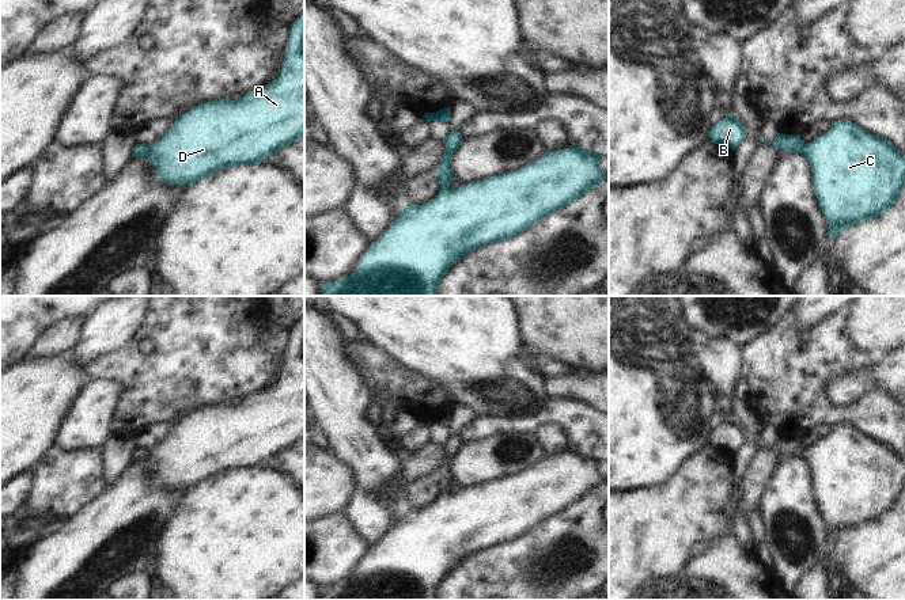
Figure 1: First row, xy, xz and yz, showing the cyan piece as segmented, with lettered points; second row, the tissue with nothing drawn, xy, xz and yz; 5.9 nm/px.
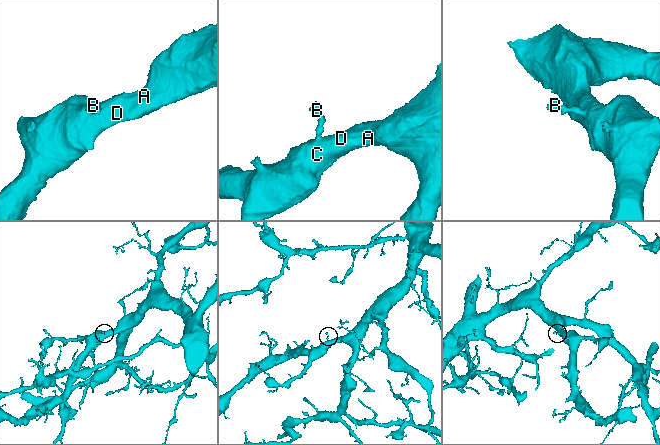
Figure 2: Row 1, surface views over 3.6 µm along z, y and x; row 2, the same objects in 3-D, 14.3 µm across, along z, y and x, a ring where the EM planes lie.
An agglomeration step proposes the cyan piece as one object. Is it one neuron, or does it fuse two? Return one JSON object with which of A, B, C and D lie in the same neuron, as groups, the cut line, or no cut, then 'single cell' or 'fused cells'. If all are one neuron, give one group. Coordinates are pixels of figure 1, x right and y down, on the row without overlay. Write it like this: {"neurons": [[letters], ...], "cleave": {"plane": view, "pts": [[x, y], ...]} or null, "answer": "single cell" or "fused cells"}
{"neurons": [["A", "B", "C", "D"]], "cleave": null, "answer": "single cell"}

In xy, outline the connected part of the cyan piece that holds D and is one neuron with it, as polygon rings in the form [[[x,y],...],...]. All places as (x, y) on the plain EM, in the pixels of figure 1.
[[[304,318],[291,329],[291,342],[285,352],[283,372],[274,384],[238,405],[217,402],[194,410],[181,419],[154,449],[136,448],[132,462],[149,462],[159,485],[183,490],[193,489],[217,474],[241,468],[260,468],[268,459],[281,455],[300,441],[304,441]]]

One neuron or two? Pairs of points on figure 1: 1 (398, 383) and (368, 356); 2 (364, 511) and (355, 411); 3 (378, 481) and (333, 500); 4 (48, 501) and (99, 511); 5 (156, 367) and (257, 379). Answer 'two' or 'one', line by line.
1: one
2: two
3: two
4: two
5: one

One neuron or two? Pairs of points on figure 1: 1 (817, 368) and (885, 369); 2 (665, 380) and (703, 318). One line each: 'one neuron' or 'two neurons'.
1: two neurons
2: two neurons

